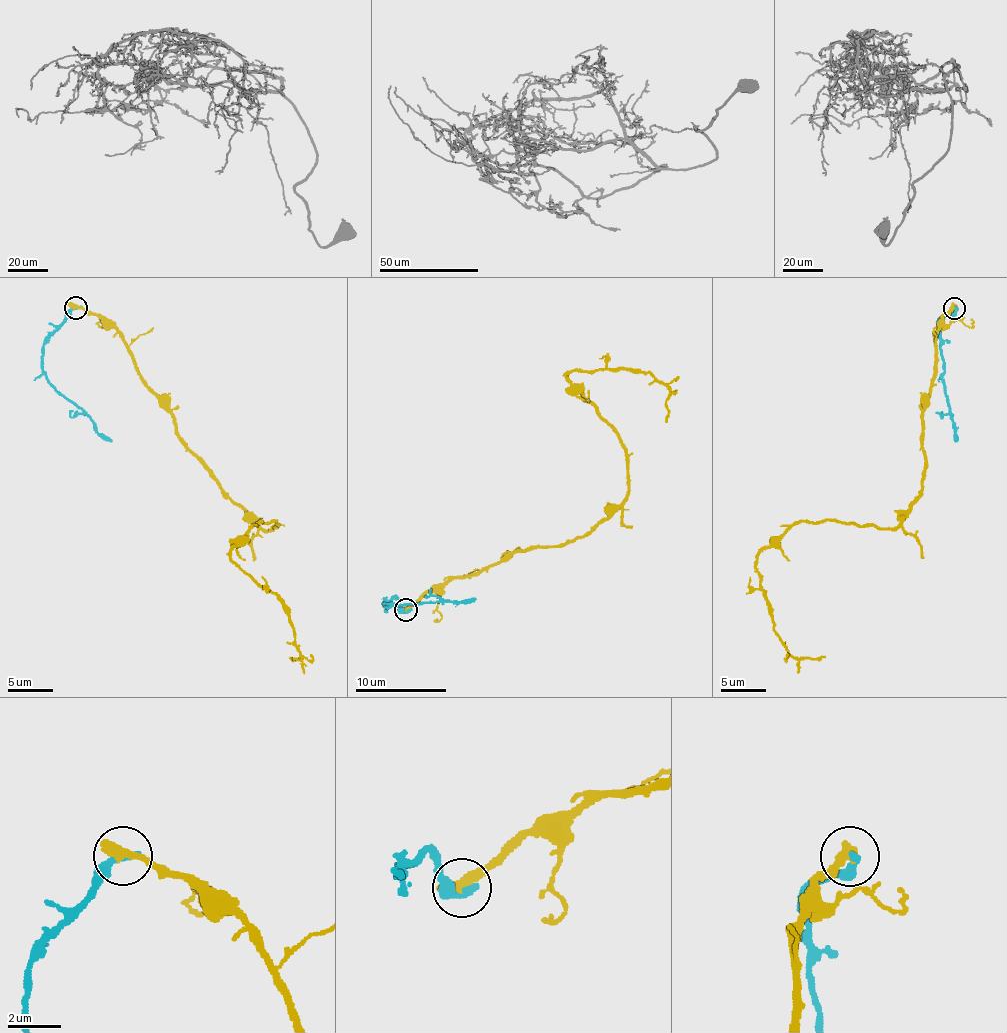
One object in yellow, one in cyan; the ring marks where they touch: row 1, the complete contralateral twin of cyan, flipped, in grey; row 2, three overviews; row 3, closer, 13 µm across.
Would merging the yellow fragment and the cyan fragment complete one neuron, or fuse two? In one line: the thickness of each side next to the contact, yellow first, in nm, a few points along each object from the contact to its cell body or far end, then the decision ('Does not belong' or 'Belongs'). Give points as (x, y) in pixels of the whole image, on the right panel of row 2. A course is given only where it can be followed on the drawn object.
Thickness 440 nm (yellow) against 360 nm. Course of yellow: (953, 308), (922, 418), (923, 490), (895, 527), (799, 521), (758, 555), (773, 631), (794, 656), (824, 656). Course of cyan: (953, 308), (939, 320), (938, 327), (943, 380), (957, 442). Does not belong

